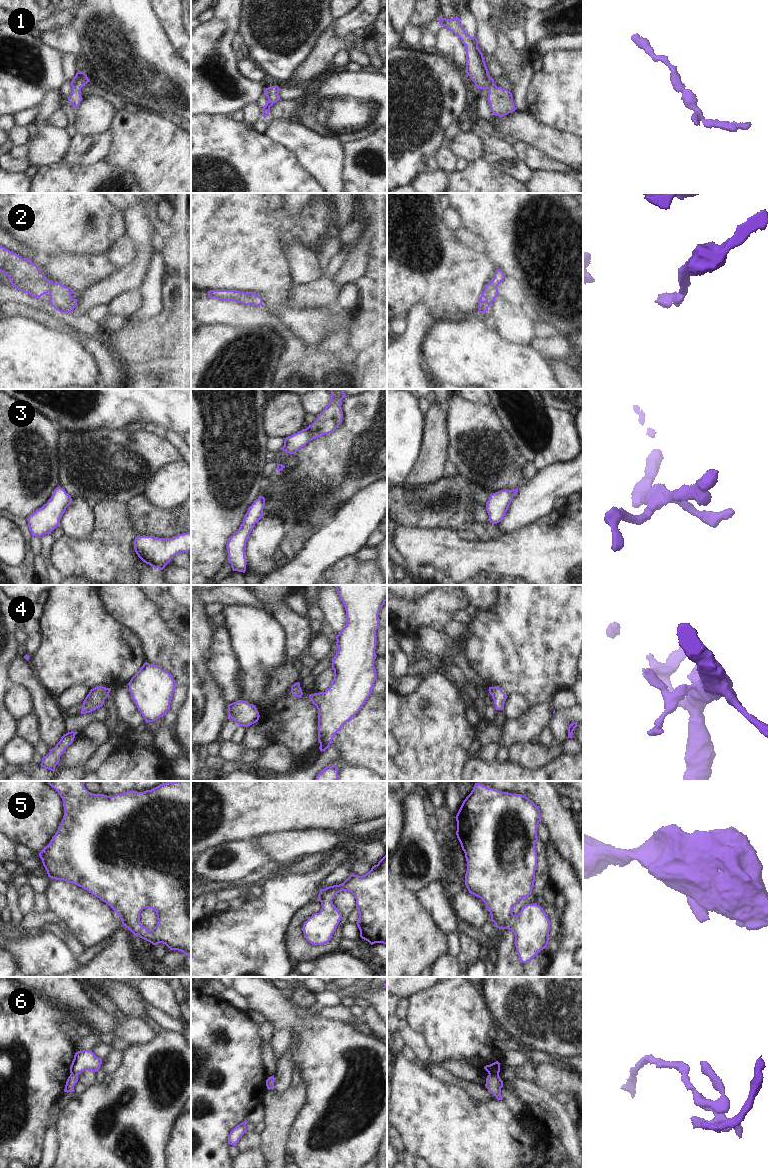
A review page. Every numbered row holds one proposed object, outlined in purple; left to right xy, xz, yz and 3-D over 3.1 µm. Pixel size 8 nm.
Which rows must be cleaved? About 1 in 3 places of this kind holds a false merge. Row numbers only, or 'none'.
none

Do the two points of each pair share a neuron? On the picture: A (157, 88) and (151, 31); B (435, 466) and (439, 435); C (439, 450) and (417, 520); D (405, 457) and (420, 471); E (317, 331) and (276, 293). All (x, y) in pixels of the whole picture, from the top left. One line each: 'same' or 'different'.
A: same
B: same
C: different
D: different
E: same

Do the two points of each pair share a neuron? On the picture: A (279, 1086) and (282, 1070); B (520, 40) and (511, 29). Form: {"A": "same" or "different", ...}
{"A": "same", "B": "same"}

